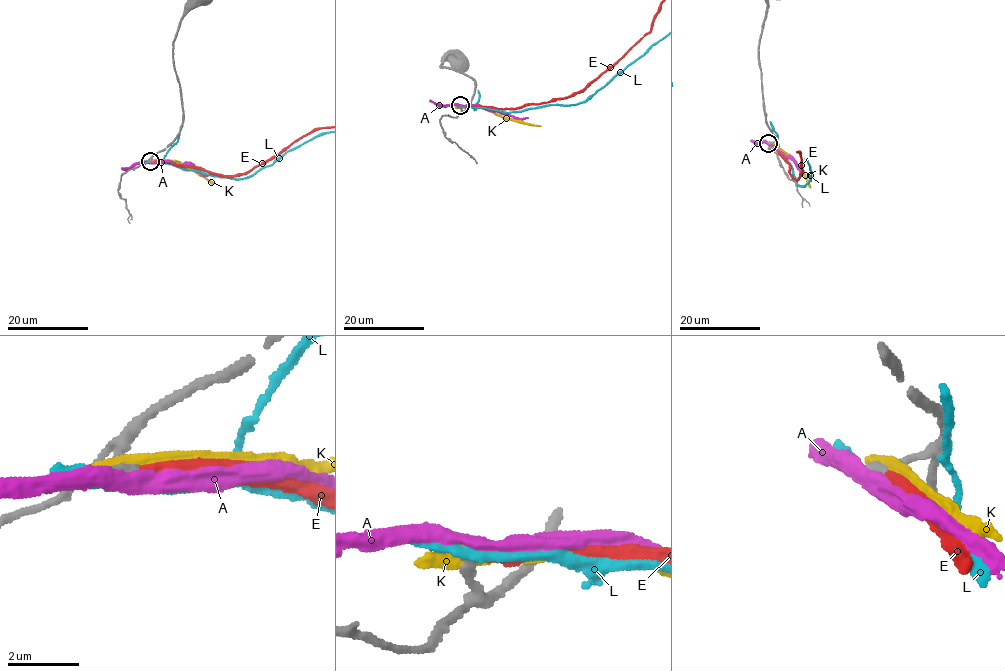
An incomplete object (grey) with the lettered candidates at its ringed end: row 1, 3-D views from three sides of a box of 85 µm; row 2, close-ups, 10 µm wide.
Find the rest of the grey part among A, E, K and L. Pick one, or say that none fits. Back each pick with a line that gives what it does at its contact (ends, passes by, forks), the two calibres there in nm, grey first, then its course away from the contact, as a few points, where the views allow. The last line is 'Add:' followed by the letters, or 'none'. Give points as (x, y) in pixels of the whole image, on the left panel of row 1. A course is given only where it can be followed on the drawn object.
Add: none

